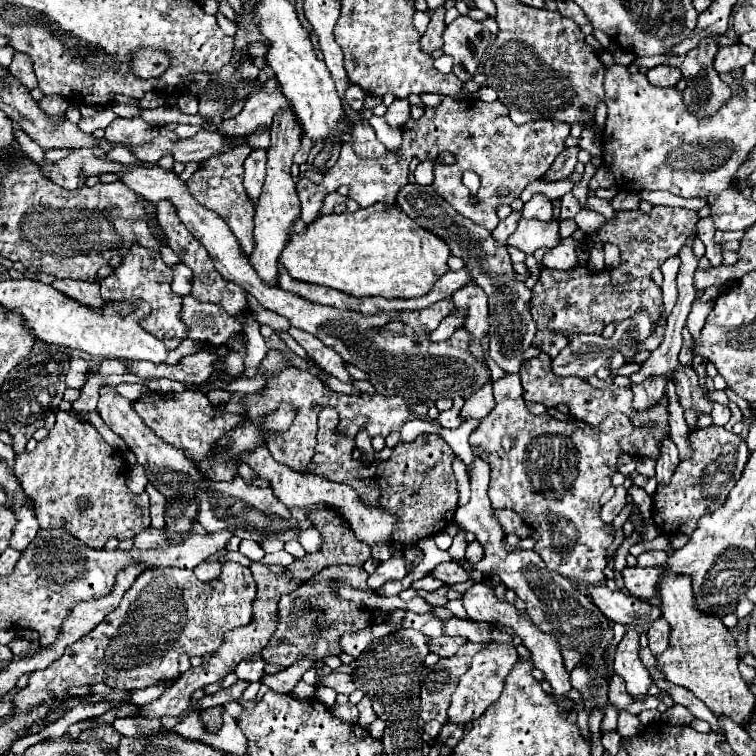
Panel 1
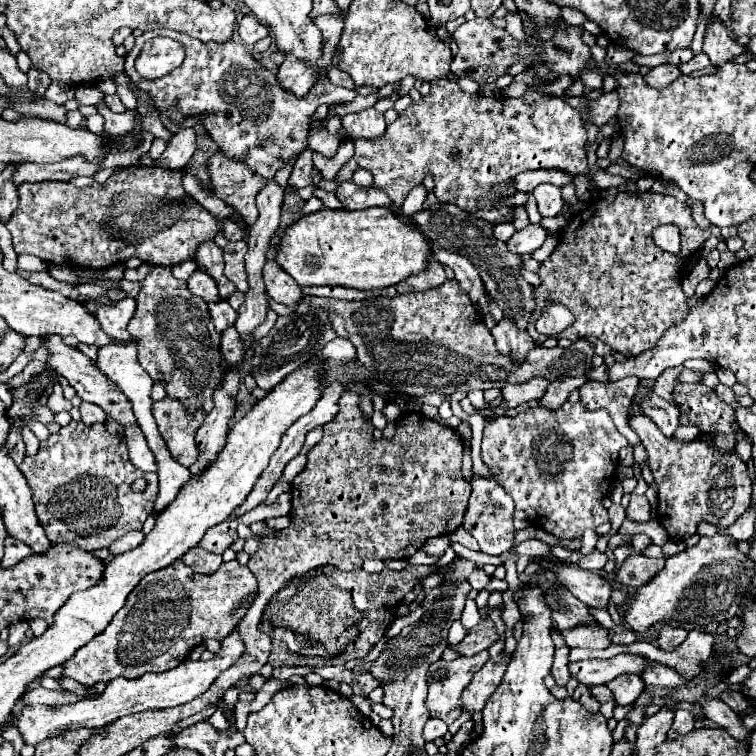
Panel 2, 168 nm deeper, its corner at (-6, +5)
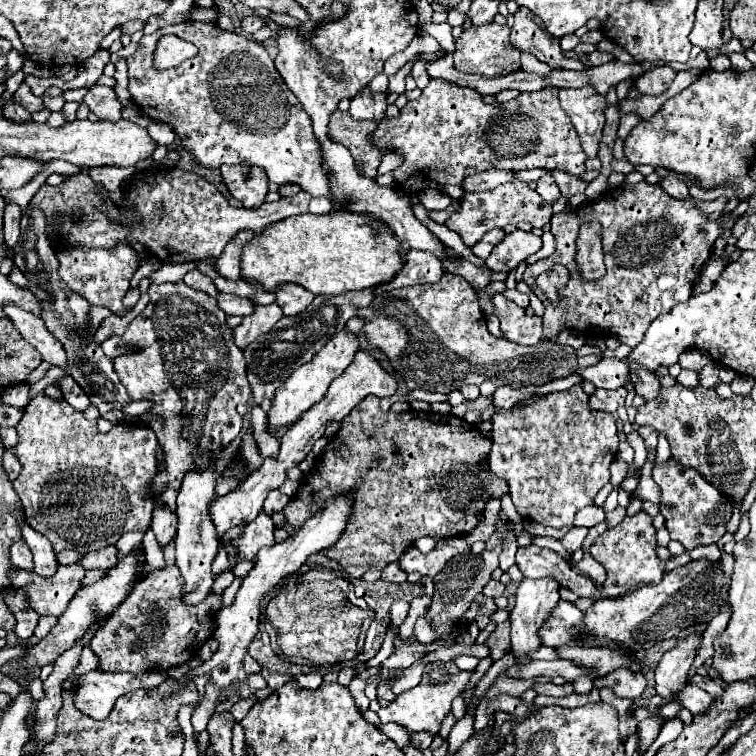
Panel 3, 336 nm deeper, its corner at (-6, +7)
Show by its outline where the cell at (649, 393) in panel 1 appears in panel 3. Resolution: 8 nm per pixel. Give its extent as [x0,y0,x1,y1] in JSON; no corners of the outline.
[653,458,735,550]

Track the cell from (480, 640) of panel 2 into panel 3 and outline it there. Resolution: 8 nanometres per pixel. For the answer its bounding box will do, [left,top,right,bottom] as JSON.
[485,622,511,660]

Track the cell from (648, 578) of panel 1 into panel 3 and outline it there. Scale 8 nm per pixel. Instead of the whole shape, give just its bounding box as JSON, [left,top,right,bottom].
[591,510,665,598]

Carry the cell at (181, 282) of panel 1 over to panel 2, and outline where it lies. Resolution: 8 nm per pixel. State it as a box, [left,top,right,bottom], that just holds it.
[187,270,221,302]

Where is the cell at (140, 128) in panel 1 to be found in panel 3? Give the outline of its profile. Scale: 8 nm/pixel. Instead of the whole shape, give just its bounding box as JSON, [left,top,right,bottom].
[83,86,121,122]

